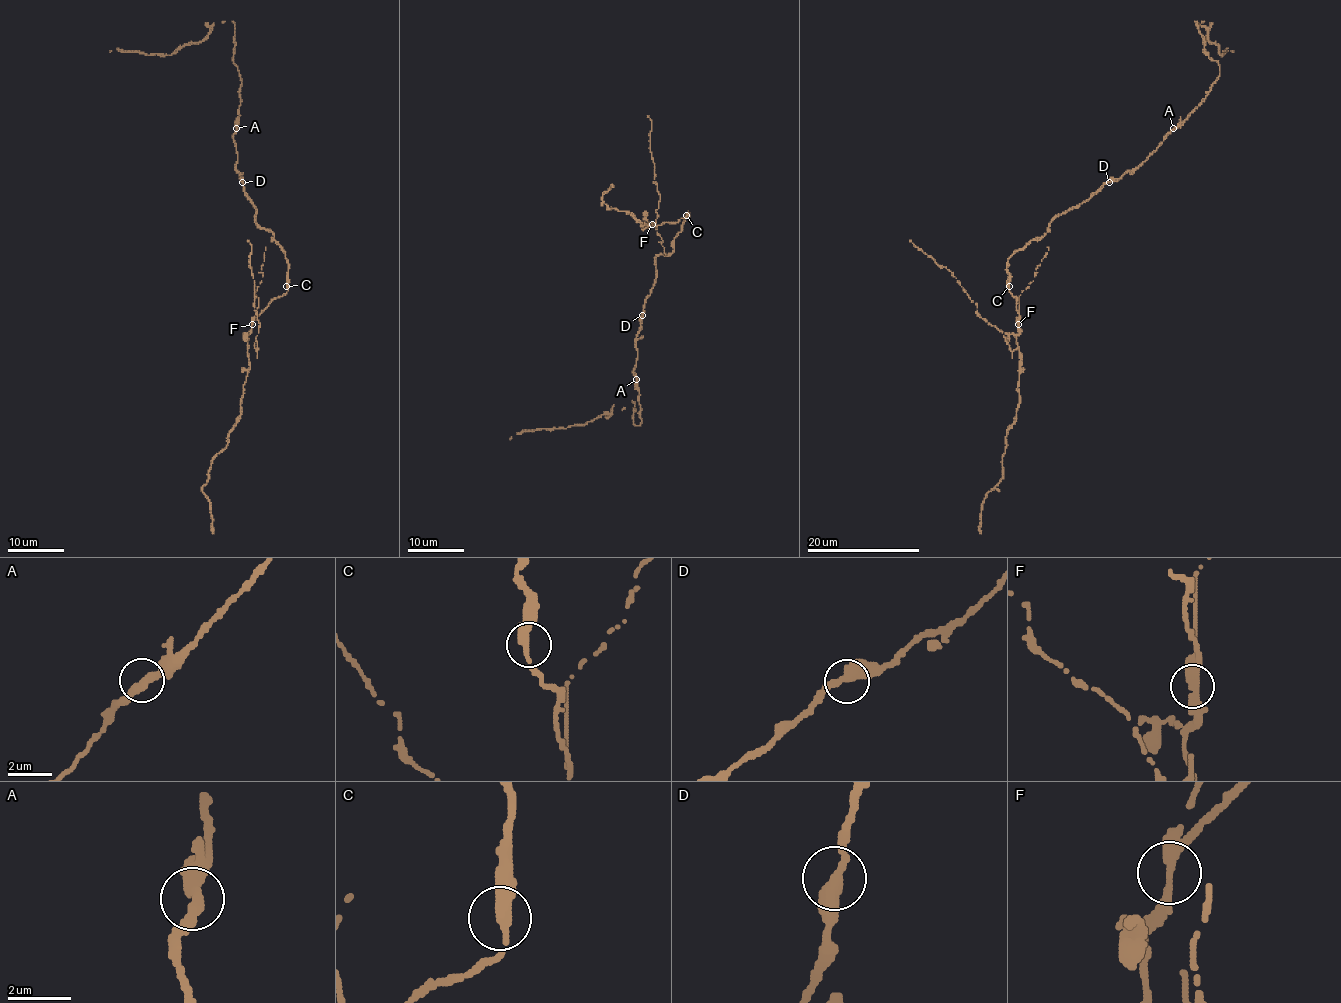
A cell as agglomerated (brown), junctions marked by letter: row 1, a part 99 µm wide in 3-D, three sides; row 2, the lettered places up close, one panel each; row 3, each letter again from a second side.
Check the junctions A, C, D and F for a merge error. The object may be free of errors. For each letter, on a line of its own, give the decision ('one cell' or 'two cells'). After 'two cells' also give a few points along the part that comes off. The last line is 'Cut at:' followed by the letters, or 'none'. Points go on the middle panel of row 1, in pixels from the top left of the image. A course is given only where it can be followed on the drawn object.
A: one cell
C: one cell
D: one cell
F: two cells
Cut at: F

